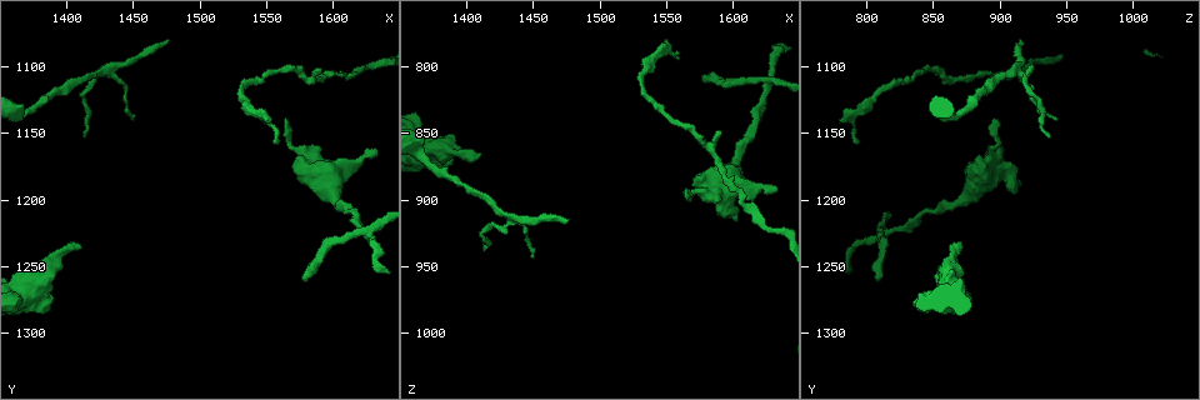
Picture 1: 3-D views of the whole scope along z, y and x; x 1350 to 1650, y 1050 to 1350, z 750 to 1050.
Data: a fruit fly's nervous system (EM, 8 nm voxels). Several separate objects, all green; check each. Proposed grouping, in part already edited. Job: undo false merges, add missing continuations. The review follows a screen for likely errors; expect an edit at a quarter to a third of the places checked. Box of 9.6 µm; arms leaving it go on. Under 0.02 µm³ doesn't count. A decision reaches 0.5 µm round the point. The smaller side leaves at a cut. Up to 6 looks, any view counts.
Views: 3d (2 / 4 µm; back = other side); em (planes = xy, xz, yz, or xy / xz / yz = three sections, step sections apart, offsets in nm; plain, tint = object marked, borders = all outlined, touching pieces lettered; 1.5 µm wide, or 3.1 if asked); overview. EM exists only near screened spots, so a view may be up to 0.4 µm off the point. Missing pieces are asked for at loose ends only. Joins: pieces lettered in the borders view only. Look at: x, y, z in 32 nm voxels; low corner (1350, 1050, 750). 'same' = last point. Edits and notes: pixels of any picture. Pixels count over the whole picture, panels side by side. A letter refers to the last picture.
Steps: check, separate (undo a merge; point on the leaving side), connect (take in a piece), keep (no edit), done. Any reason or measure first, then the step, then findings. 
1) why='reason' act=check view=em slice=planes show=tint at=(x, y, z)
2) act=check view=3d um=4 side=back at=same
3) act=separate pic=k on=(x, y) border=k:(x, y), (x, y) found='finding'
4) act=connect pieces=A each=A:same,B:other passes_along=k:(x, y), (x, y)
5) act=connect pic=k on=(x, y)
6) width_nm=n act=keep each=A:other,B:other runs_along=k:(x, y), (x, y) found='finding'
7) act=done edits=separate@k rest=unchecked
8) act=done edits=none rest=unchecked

why='thin end' act=check view=3d um=4 at=(1476, 1082, 914)

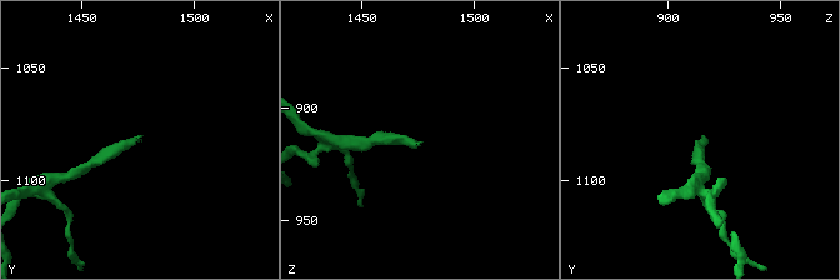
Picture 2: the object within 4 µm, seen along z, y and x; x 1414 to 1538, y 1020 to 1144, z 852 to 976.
why='now the EM' act=check view=em slice=planes show=plain at=(1476, 1082, 915)

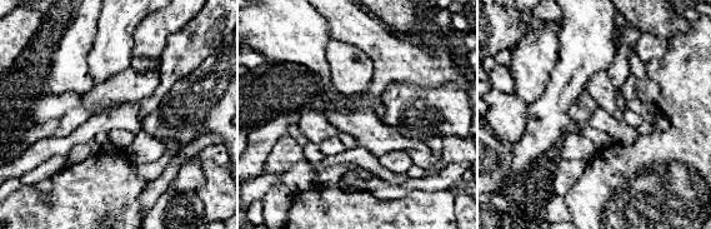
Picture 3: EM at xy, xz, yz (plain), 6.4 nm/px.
why='see the neighbours' act=check view=em slice=planes show=borders at=same

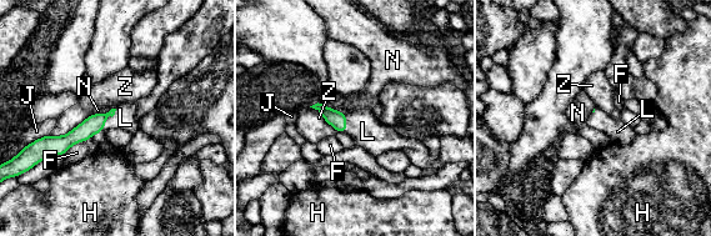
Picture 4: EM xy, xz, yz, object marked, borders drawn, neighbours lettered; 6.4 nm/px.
act=connect pieces=L each=F:other,H:other,J:other,L:same,N:other,Z:other passes_along=4:(94, 124), (108, 116), (125, 118) found='it goes on there'

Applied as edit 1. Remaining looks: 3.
act=check view=em slice=yz step=4 show=borders at=(1410, 1236, 868)

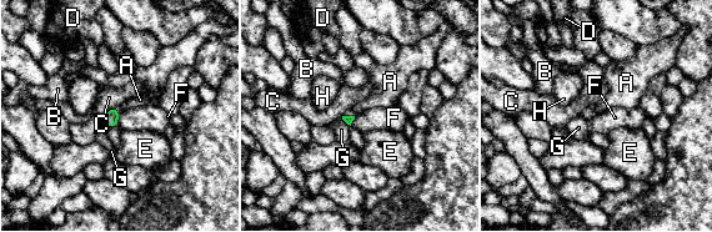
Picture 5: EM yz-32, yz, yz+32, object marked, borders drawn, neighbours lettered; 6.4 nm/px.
act=connect pieces=A each=A:same,B:other,C:other,D:other,E:other,F:other,G:other,H:other passes_along=5:(110, 119), (118, 110), (140, 100) found='it goes on there'

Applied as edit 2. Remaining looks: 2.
why='an open end' act=check view=em slice=planes show=borders at=(1634, 1162, 892)

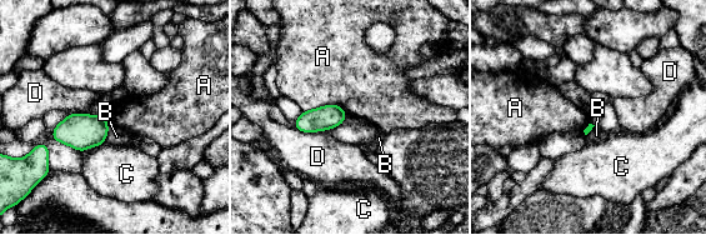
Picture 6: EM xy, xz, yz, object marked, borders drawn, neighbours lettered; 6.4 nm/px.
act=keep each=A:other,B:other,C:other,D:other border=6:(303, 110), (338, 104), (346, 114) found='no lettered piece goes on from it'

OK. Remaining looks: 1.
act=done edits=connect@4,connect@5 rest=unchecked

